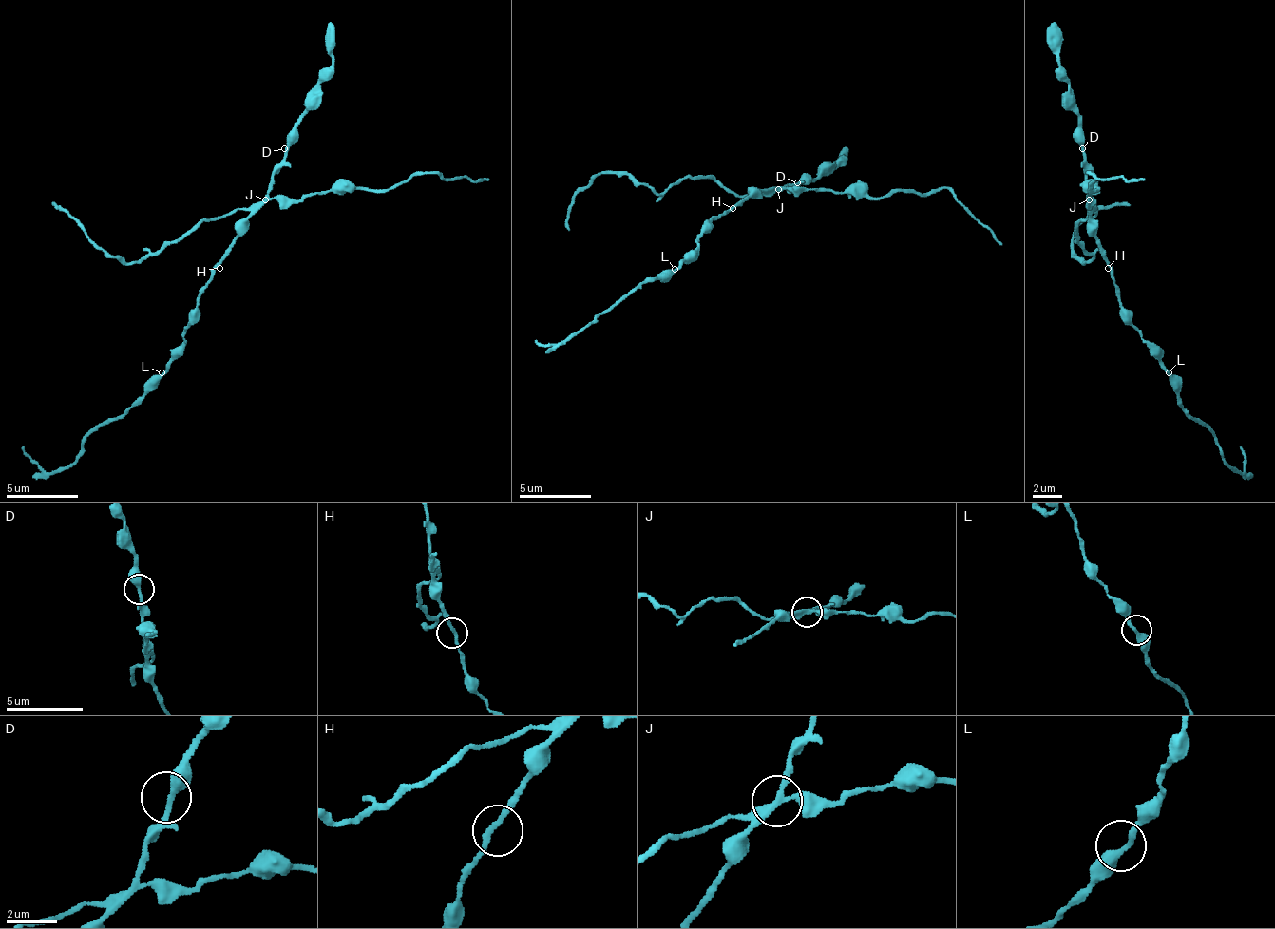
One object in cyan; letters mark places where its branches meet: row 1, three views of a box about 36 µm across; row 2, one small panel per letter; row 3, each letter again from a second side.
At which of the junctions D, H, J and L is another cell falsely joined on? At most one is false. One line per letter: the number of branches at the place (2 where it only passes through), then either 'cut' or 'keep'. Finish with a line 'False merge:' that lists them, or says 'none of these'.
D: 3 | keep
H: 2 | keep
J: 3 | cut
L: 2 | keep
False merge: J

